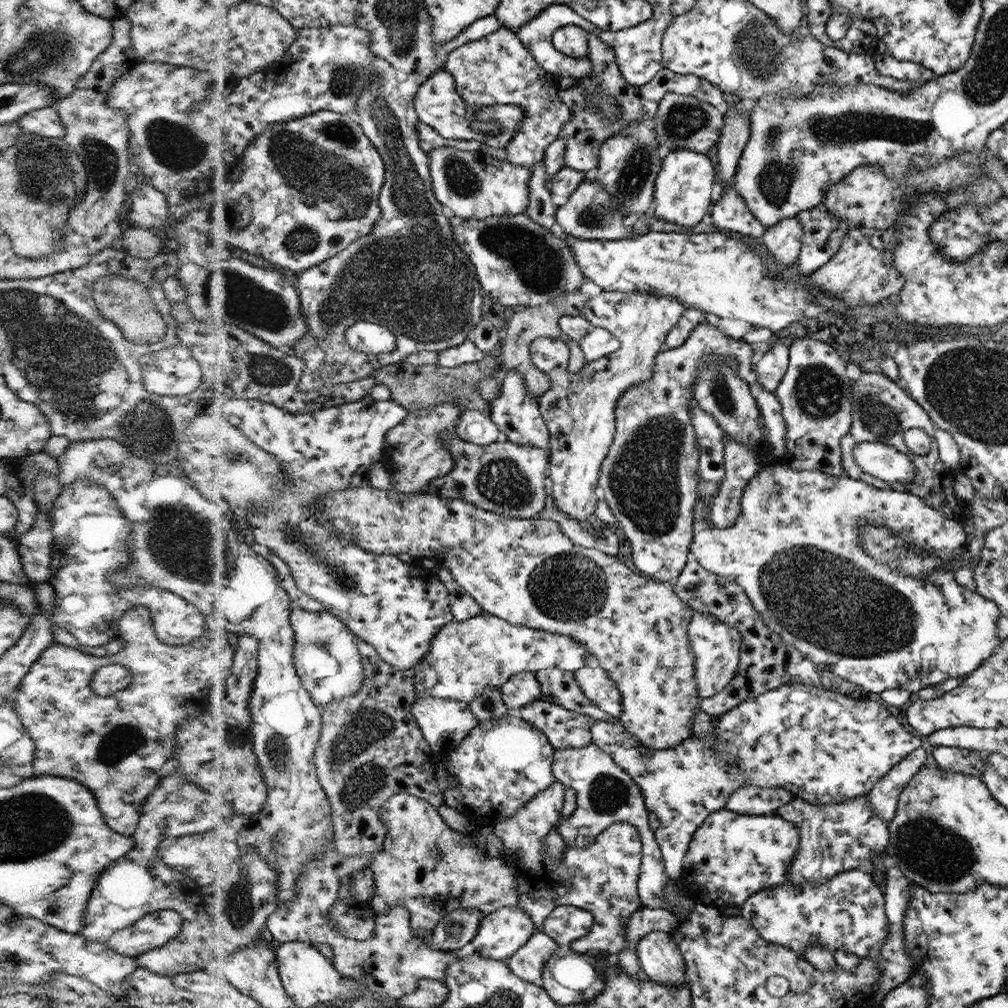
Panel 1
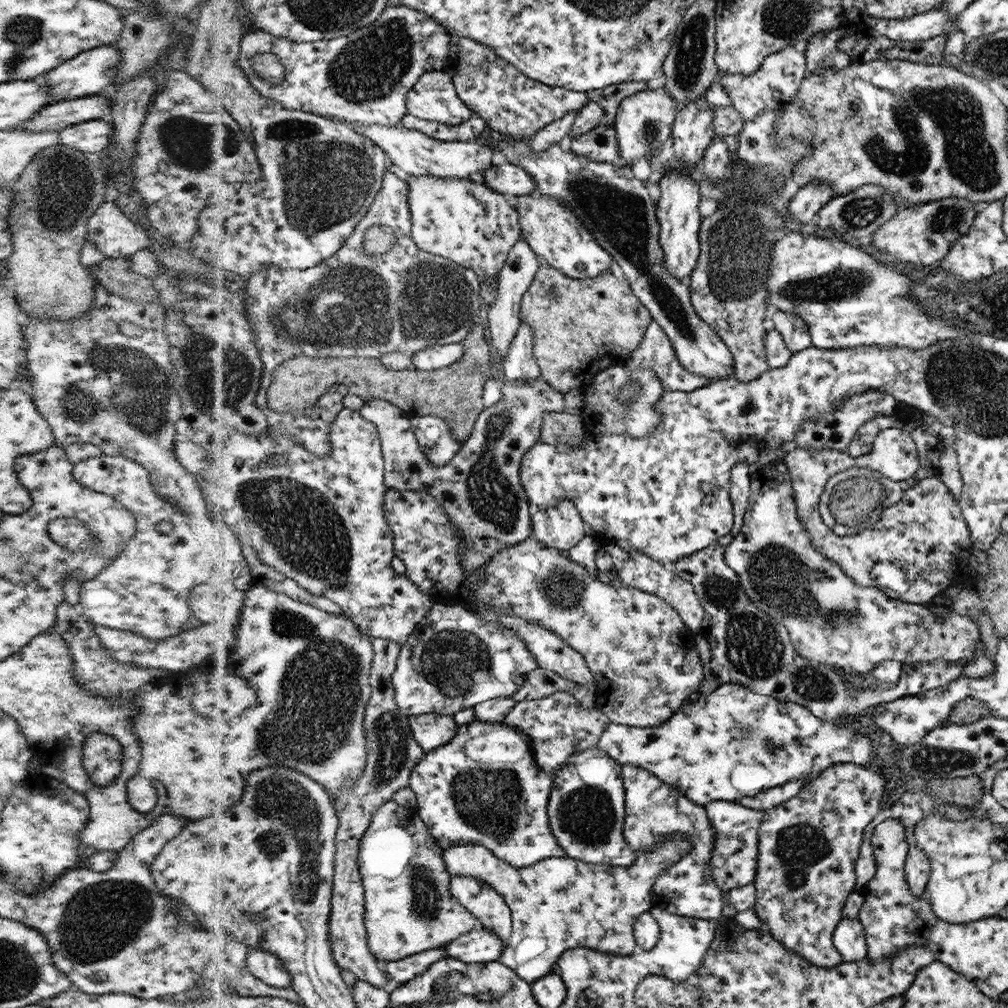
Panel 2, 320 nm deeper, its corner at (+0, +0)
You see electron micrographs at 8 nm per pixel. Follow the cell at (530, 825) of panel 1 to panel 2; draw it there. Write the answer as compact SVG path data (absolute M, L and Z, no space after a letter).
M671 833L668 839L664 840L663 846L641 854L639 864L632 868L601 863L589 864L567 855L543 859L528 867L515 868L484 845L464 842L444 849L444 861L452 876L472 876L490 886L503 899L510 910L511 932L504 943L505 948L501 952L499 962L516 972L521 980L533 984L553 972L560 954L569 949L587 948L617 956L629 956L637 951L632 928L637 916L651 907L650 890L653 881L666 866L685 856L691 847L690 840L679 833Z

